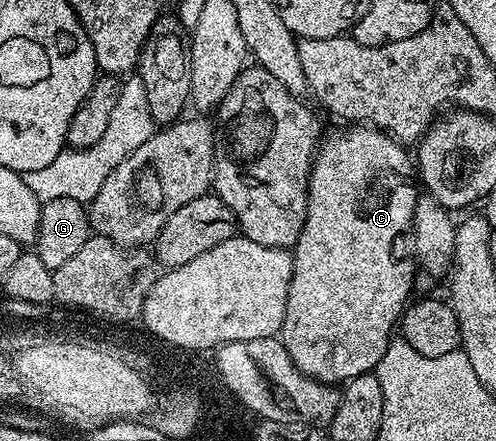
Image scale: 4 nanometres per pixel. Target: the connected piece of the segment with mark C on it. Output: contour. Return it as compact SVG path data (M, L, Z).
M355 123L353 126L342 126L339 132L334 132L330 137L321 141L320 147L314 157L314 167L310 169L310 185L308 186L308 210L306 211L306 222L300 238L295 242L292 249L294 257L294 273L292 282L288 286L288 306L284 314L284 322L280 339L288 358L306 376L314 380L320 380L323 384L335 386L345 385L346 381L356 378L365 372L374 372L377 369L380 358L384 358L384 350L388 350L391 340L395 339L396 329L399 327L402 313L408 307L411 299L410 291L414 288L414 268L416 264L413 259L405 260L398 256L394 247L402 235L409 233L414 227L414 211L420 199L420 188L416 183L416 164L405 147L399 144L394 137L376 128L364 124Z

